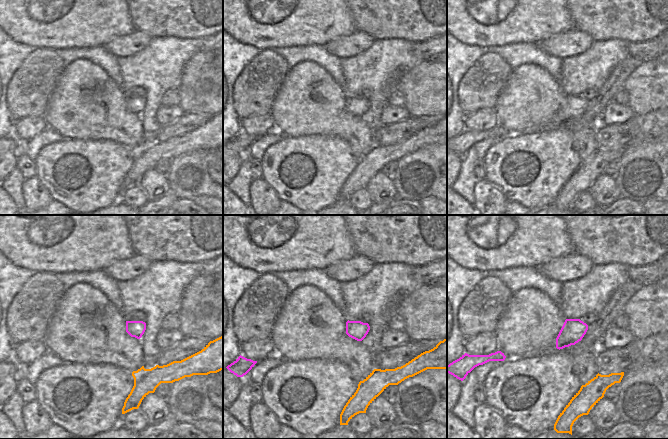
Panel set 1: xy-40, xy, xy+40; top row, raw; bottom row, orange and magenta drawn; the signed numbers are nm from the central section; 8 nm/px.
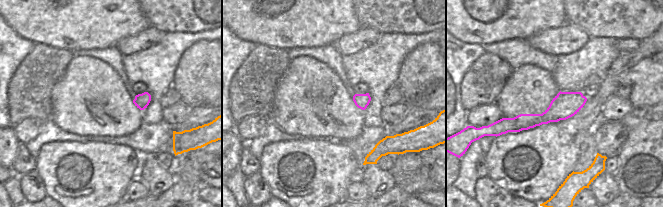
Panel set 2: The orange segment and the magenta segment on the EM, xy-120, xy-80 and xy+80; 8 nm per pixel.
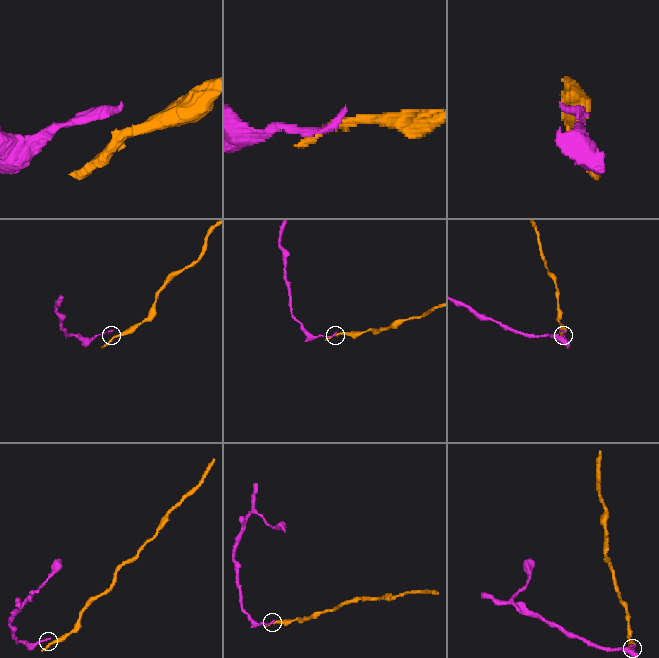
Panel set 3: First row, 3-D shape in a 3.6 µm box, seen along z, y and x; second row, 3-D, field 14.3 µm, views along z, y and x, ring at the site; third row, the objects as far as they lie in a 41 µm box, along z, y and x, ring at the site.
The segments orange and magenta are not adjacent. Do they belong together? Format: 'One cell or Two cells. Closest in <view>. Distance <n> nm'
Two cells. Closest in xy-40. Distance 220 nm

